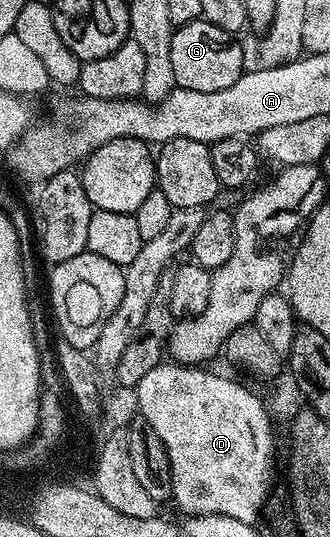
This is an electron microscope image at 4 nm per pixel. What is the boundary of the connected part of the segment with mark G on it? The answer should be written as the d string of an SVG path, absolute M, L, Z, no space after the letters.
M202 20L178 27L171 35L169 53L175 85L181 90L221 92L221 88L229 88L229 84L233 84L245 72L240 39L217 28L217 24Z

